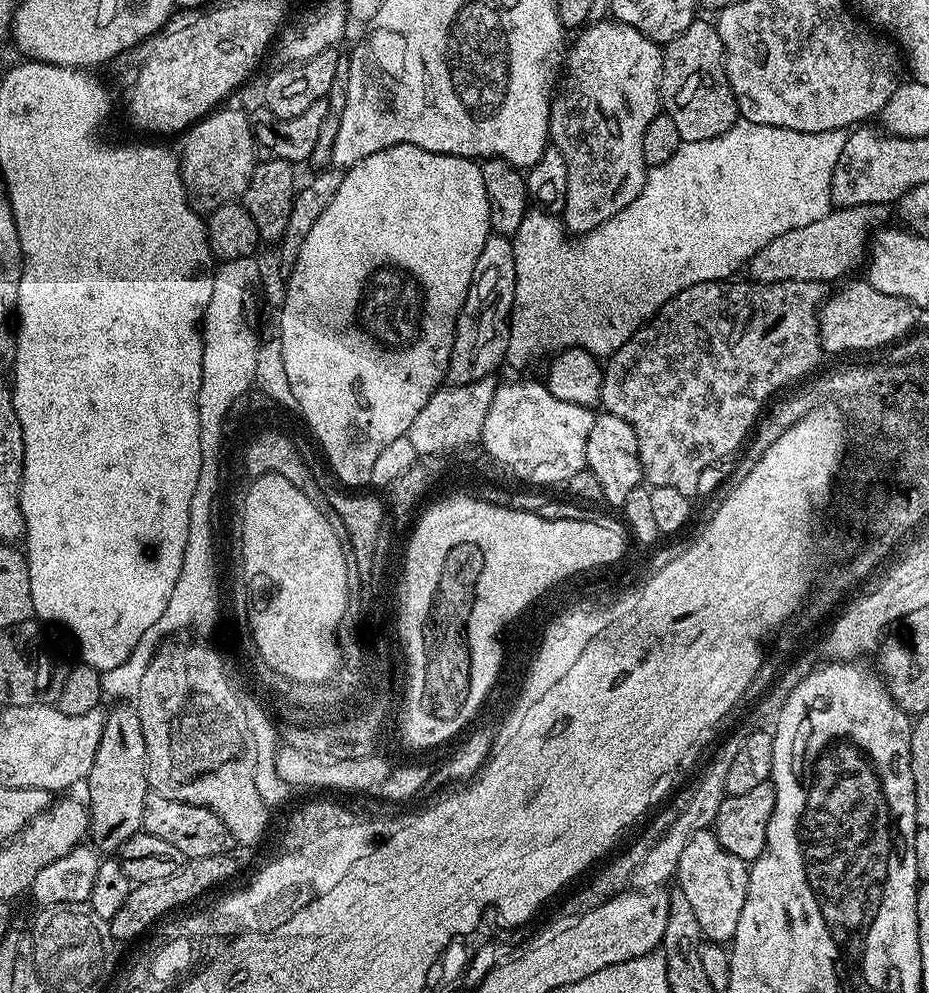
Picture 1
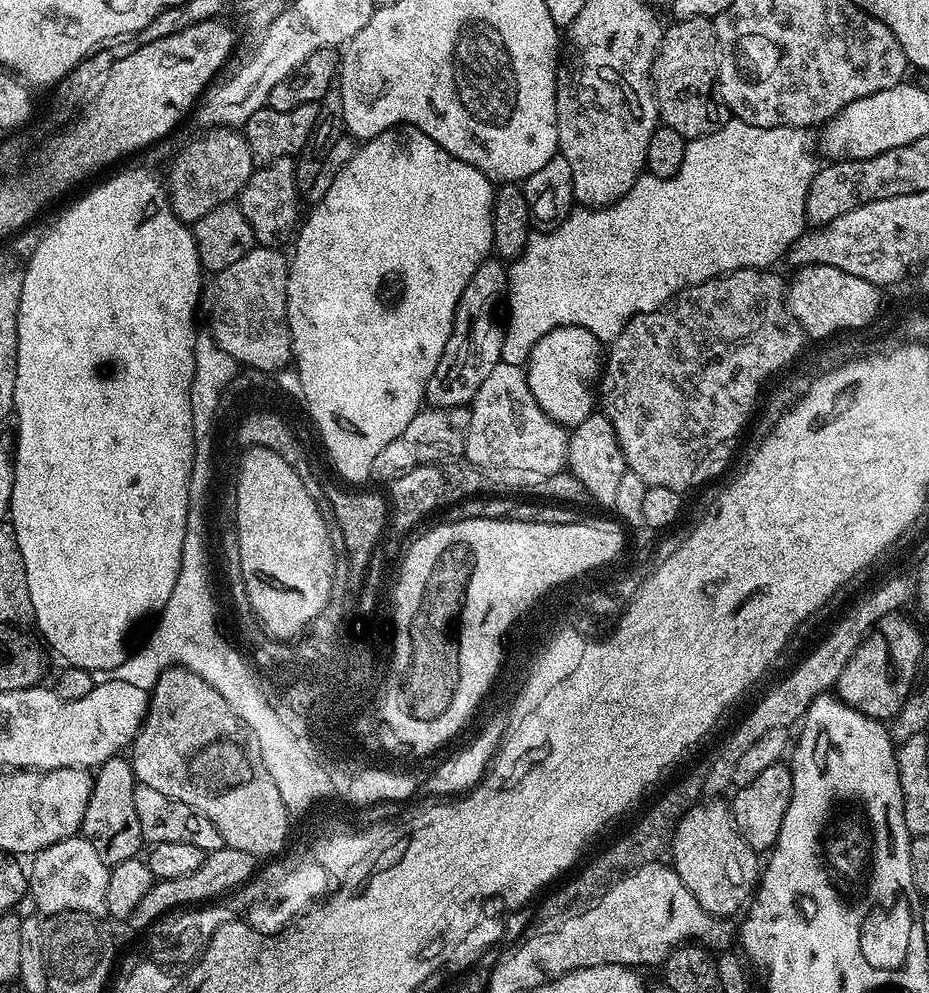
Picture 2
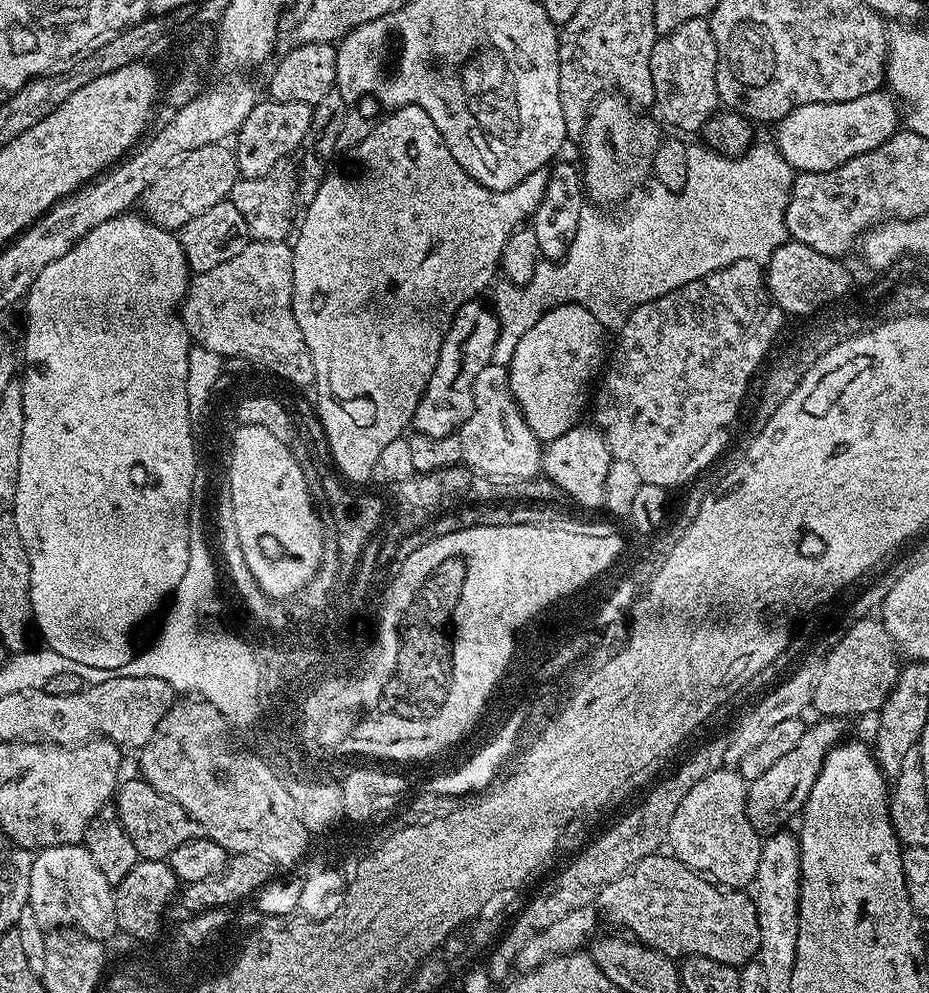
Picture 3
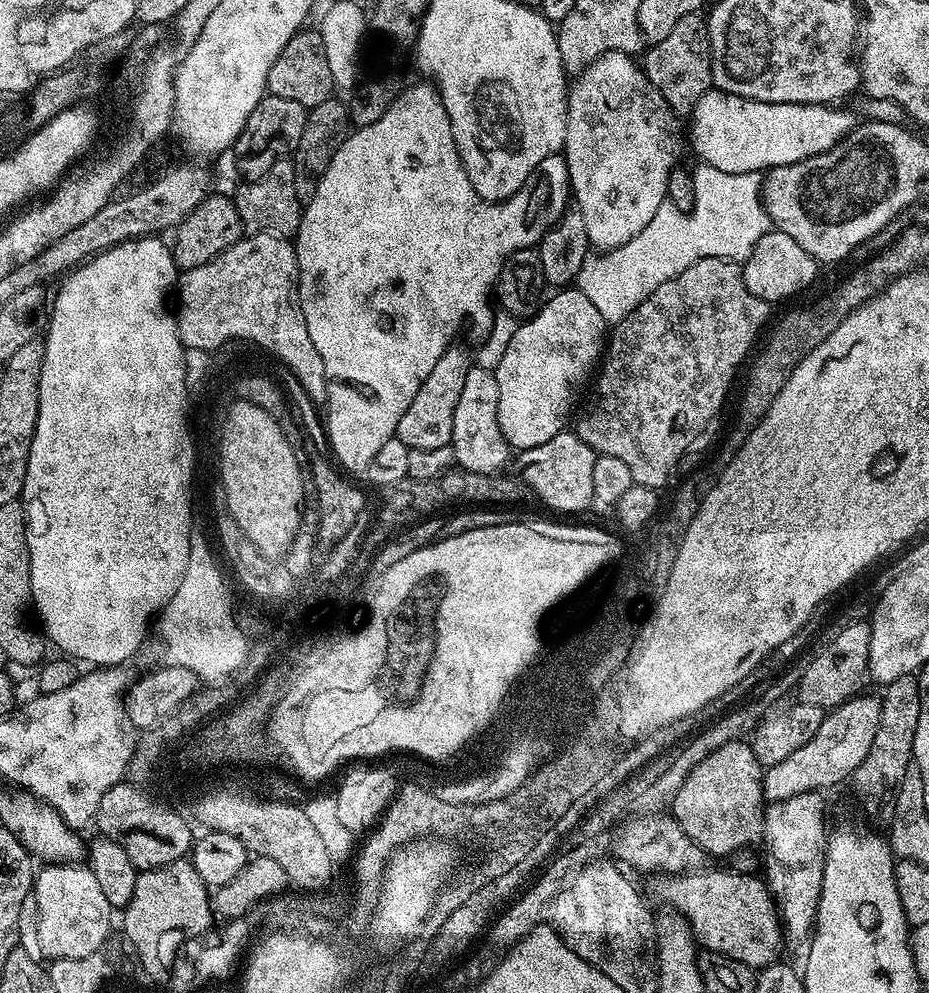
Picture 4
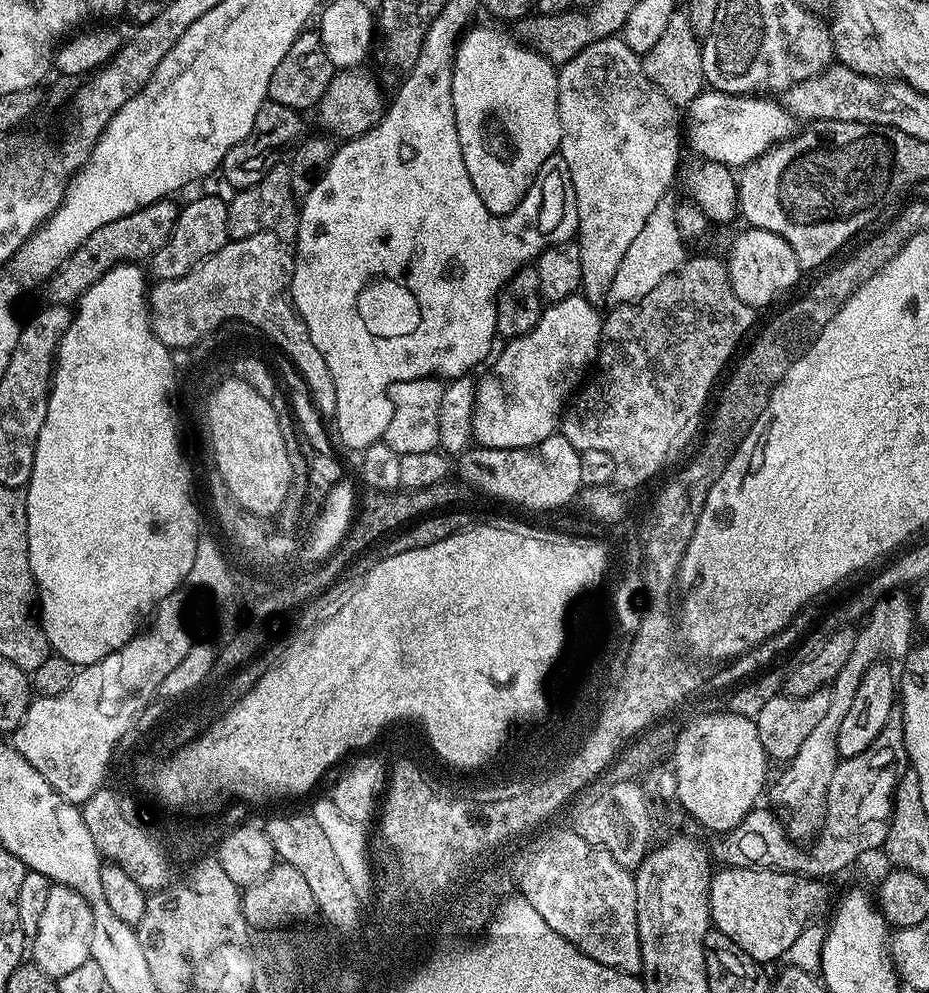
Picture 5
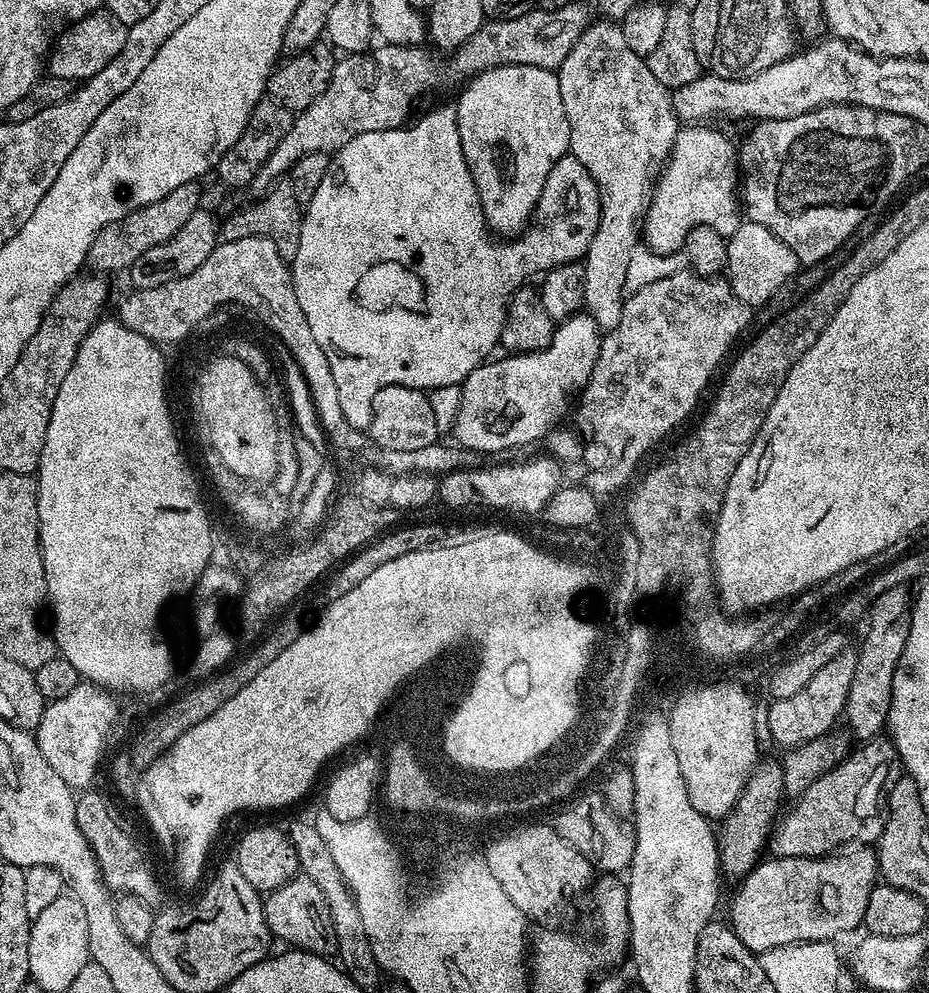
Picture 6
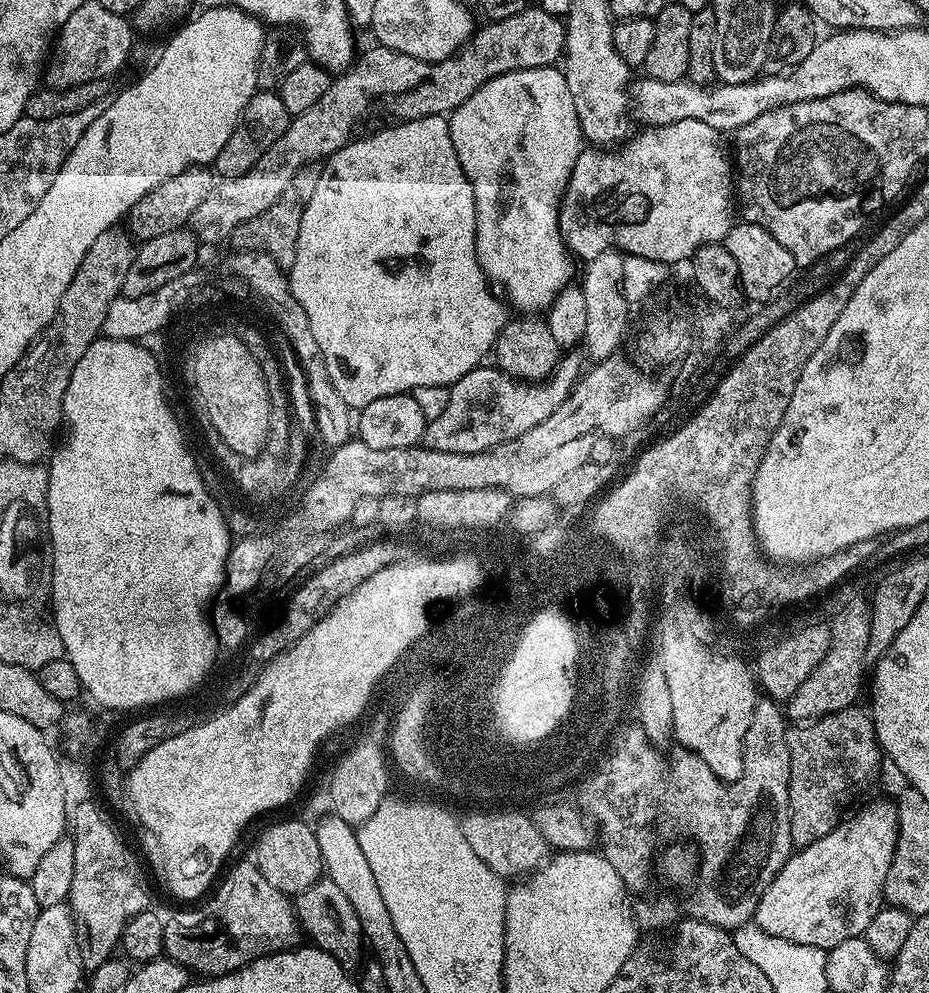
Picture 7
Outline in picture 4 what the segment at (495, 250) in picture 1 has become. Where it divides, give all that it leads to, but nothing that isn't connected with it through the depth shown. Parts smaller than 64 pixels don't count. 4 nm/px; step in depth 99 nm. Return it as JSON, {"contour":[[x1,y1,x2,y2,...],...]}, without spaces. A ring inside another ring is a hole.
{"contour":[[449,346,434,362,434,370,426,374,426,382,414,394,414,402,410,402,400,419,395,421,394,436,406,447,414,450,435,450,438,446,446,446,452,442,454,430,454,406,458,406,458,397,462,395,462,386,466,383,466,374,474,366,473,357,464,348]]}

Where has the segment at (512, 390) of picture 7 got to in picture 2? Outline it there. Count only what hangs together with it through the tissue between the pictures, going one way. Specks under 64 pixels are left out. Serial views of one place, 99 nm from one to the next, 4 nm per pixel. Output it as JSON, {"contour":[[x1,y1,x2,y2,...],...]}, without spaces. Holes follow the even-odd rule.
{"contour":[[558,326,538,338,528,355,526,371,534,402,542,406,553,422,571,430,592,415,597,407,598,377,602,372,602,341,582,326]]}

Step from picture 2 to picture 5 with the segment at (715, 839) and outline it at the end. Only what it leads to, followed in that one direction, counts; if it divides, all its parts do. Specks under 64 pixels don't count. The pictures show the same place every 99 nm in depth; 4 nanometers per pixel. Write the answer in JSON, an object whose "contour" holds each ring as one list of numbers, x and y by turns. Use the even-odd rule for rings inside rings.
{"contour":[[727,710,700,716,693,724,685,723,679,729,671,764,676,775,677,802,712,834,737,828,757,807,756,799,761,799,769,779,770,761,764,753,762,738,758,738,755,719]]}

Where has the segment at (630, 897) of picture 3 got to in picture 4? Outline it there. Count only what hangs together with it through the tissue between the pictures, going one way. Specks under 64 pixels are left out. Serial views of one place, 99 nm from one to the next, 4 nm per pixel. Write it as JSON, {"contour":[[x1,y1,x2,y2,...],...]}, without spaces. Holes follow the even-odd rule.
{"contour":[[708,871,669,875,664,884,665,902,688,921,701,949,761,970,781,955,782,945,782,925,767,884,756,874]]}

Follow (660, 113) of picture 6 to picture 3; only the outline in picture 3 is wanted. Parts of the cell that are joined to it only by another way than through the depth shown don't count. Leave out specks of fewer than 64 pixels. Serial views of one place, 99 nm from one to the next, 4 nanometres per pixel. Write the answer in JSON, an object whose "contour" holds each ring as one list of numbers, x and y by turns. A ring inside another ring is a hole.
{"contour":[[601,99,591,109,582,133,584,187,587,199,596,206,627,201,651,177,652,155,658,150,662,139,661,125,655,119,652,121,648,116,635,116,631,103,615,99]]}

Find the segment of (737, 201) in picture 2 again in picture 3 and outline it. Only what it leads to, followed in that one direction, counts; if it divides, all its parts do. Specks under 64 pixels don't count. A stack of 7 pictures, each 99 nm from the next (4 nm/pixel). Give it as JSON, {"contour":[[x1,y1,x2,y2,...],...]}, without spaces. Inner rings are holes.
{"contour":[[756,142,739,156,729,156,715,147,707,147,694,143,689,147,686,186,682,191,671,192,666,186,649,183,627,201,628,216,621,220,603,216,599,207,586,206,582,218,578,218,578,230,564,259,555,262,541,259,528,284,509,287,509,292,504,288,497,290,494,315,498,327,492,350,493,364,507,366,512,360,514,346,518,346,518,338,522,338,544,312,559,304,580,304,590,310,605,329,616,330,639,304,670,294,686,282,694,282,739,260,767,261,774,249,789,239,784,215,794,169,785,162,779,147,775,143]]}

